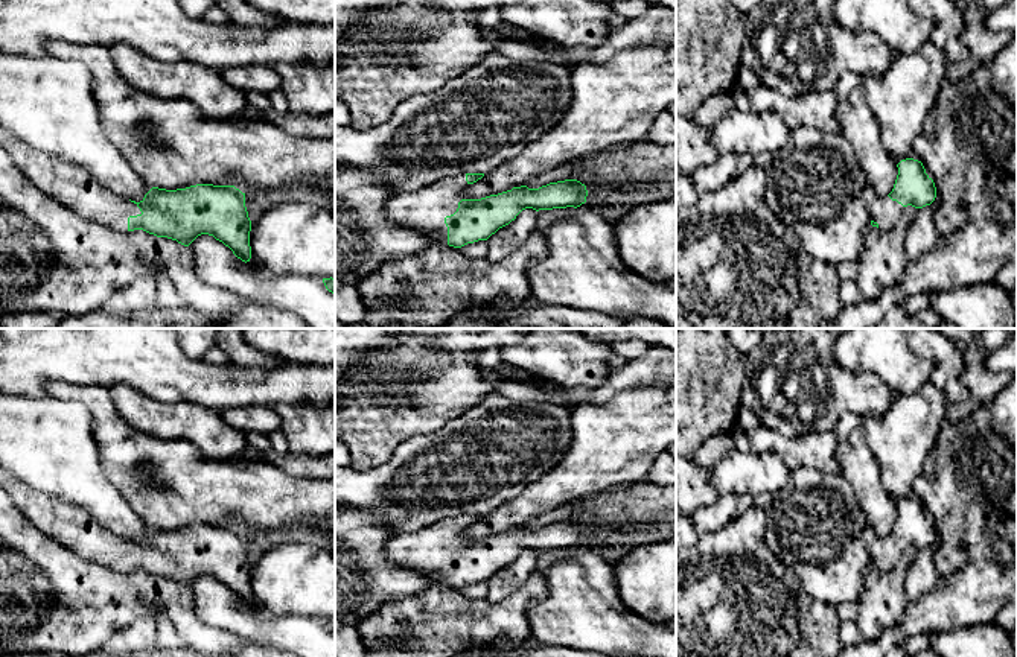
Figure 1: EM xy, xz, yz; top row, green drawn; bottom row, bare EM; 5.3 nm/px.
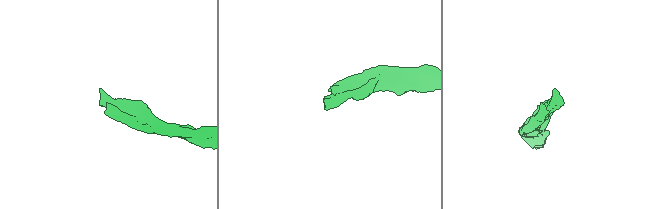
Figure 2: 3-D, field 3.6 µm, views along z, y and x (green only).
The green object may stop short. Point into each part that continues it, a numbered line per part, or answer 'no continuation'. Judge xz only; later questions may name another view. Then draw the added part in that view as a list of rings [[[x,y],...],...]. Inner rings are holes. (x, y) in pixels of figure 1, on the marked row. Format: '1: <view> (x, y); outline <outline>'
1: xz (424, 210); outline [[[466,173],[437,181],[417,192],[397,192],[384,208],[385,217],[448,243],[445,217],[457,211],[467,187]]]

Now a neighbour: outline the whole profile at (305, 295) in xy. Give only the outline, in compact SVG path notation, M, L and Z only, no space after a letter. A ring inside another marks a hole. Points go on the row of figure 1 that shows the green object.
M198 236L189 248L198 277L231 290L247 303L274 306L298 315L311 328L335 328L335 294L315 274L263 278L213 236Z

